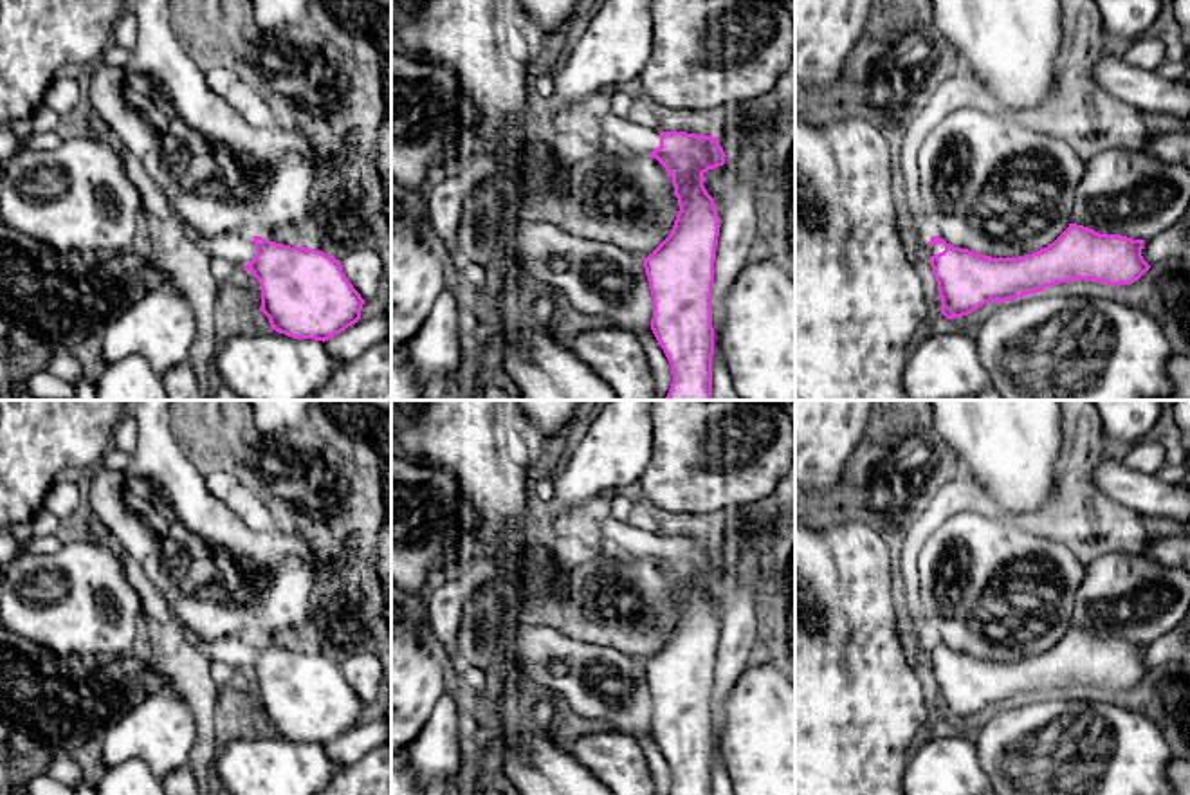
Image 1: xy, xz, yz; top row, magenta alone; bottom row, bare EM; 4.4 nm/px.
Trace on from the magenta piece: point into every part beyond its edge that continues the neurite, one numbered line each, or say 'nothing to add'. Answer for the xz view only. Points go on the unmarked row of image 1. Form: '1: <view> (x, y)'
1: xz (622, 536)

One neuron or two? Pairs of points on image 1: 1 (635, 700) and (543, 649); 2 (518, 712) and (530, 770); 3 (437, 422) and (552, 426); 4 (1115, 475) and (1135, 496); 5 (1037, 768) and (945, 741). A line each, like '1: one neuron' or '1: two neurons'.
1: one neuron
2: one neuron
3: two neurons
4: one neuron
5: two neurons

